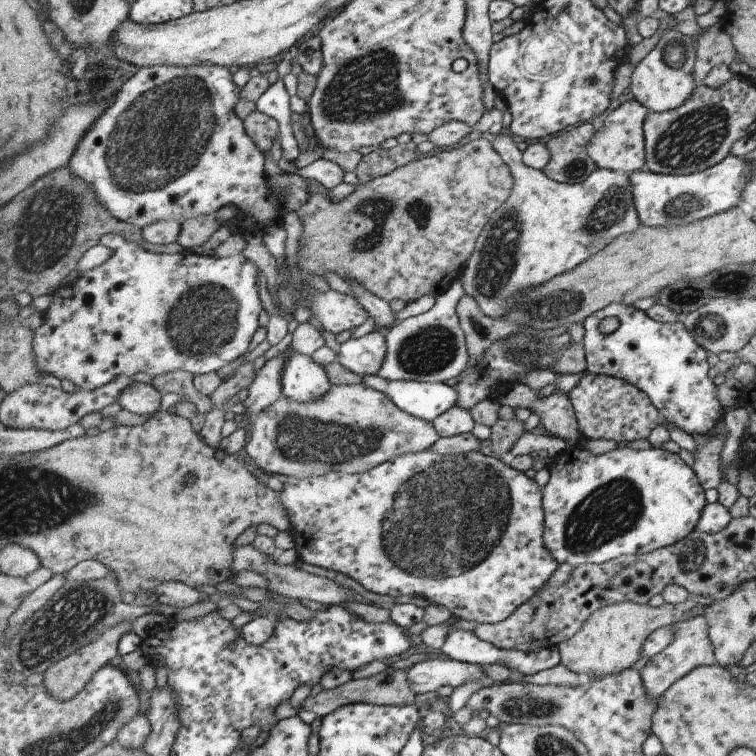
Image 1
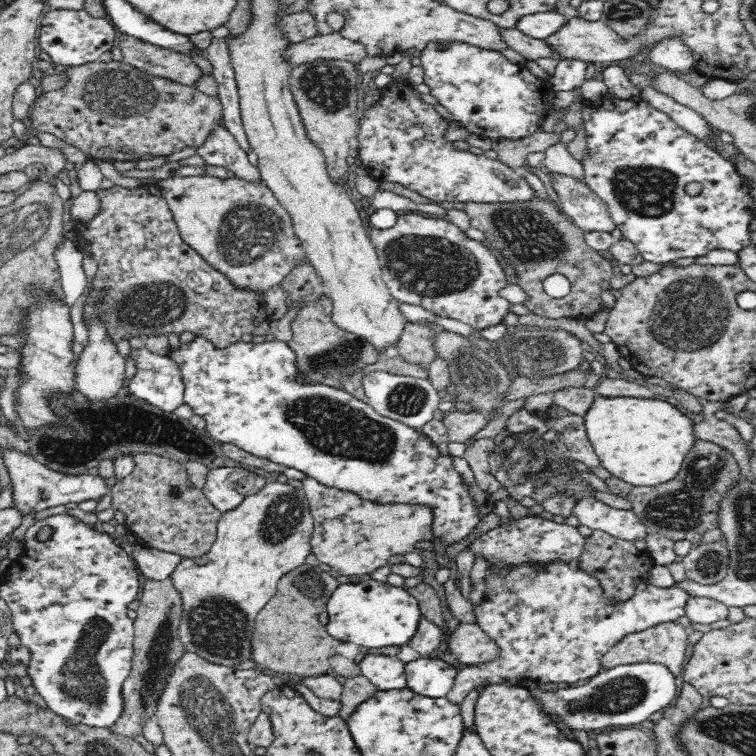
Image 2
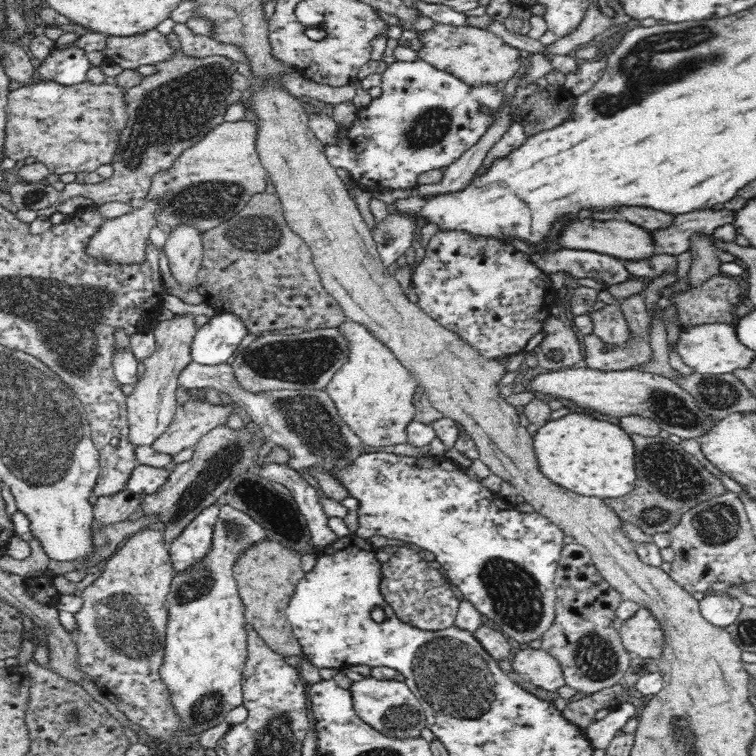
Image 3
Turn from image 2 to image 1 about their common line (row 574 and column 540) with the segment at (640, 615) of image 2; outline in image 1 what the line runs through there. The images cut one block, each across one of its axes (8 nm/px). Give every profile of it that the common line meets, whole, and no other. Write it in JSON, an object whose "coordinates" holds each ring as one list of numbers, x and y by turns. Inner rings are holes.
{"coordinates":[[429,450,398,456,376,466,369,472,357,473,356,475,331,473,330,475,312,476,304,479,288,477,288,481,284,484,280,494,280,499,290,514,292,528,289,533,295,539,294,548,302,561,335,570,335,572,342,572,367,590,377,594,385,594,393,598,411,596,411,594,421,596,429,604,441,604,461,622,473,627,483,623,500,623,509,618,519,607,538,595,538,592,548,585,561,566,544,539,546,512,543,487,539,486,534,479,526,476,525,471,519,471,504,464,492,454,483,455,479,451,471,451,467,454,446,457,441,453]]}

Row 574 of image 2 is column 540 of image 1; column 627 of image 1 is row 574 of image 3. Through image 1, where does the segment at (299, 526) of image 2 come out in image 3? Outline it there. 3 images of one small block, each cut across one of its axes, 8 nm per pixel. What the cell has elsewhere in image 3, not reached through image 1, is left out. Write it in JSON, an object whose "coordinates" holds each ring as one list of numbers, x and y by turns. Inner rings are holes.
{"coordinates":[[221,505,216,524,213,528,212,544,204,558,200,558,190,568,175,572,167,594,167,620,165,643,166,654,160,674,168,691,172,695,184,729,188,734,200,734,201,731,225,722,228,712,243,704,243,672,248,659,247,630,250,624,245,617,245,604,238,596,236,580,232,574,233,566,245,550,255,547,256,543,268,540,265,528,244,511,230,505]]}

